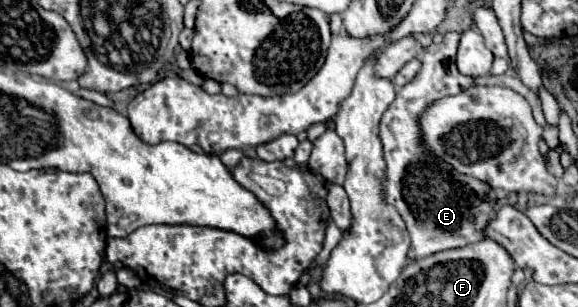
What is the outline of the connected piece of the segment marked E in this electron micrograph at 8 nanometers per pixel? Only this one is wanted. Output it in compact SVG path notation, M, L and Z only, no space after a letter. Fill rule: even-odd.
M445 33L445 39L435 45L431 43L421 57L421 71L411 83L397 91L395 101L383 113L379 123L379 137L385 159L383 199L393 205L407 225L411 247L407 253L409 261L429 257L439 251L465 247L485 237L485 227L495 219L497 195L487 183L457 173L449 163L439 159L423 141L419 117L437 99L457 95L475 85L473 77L465 77L455 67L459 33Z

